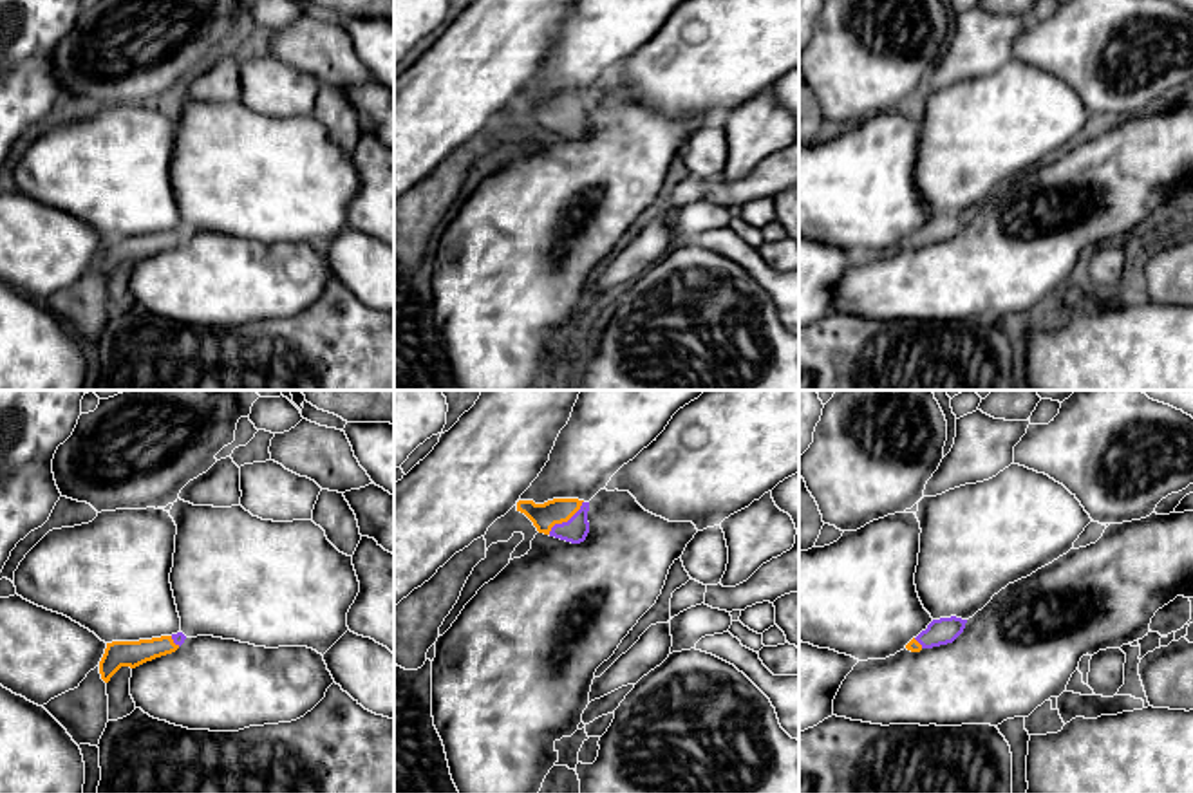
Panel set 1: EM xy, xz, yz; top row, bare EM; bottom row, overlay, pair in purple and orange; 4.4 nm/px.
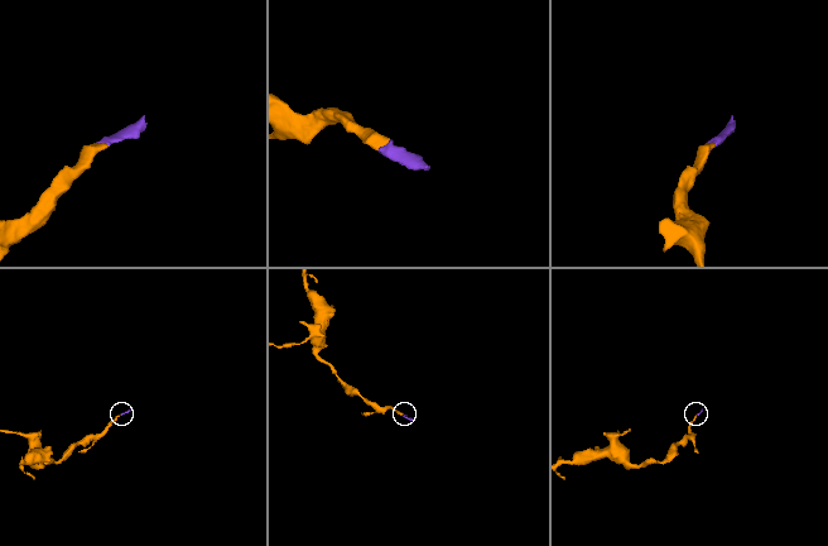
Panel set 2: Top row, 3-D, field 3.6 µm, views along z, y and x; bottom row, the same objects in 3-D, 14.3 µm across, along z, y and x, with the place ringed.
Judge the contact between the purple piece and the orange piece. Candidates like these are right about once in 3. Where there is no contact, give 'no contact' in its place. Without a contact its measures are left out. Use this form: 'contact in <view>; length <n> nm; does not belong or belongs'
contact in xz; length 220 nm; belongs

